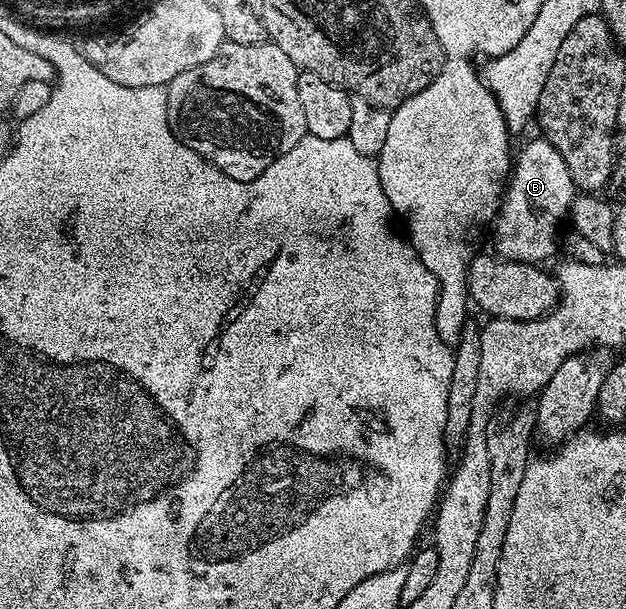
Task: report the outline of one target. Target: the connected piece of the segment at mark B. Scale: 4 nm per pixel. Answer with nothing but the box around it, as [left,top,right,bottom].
[495,138,577,265]

